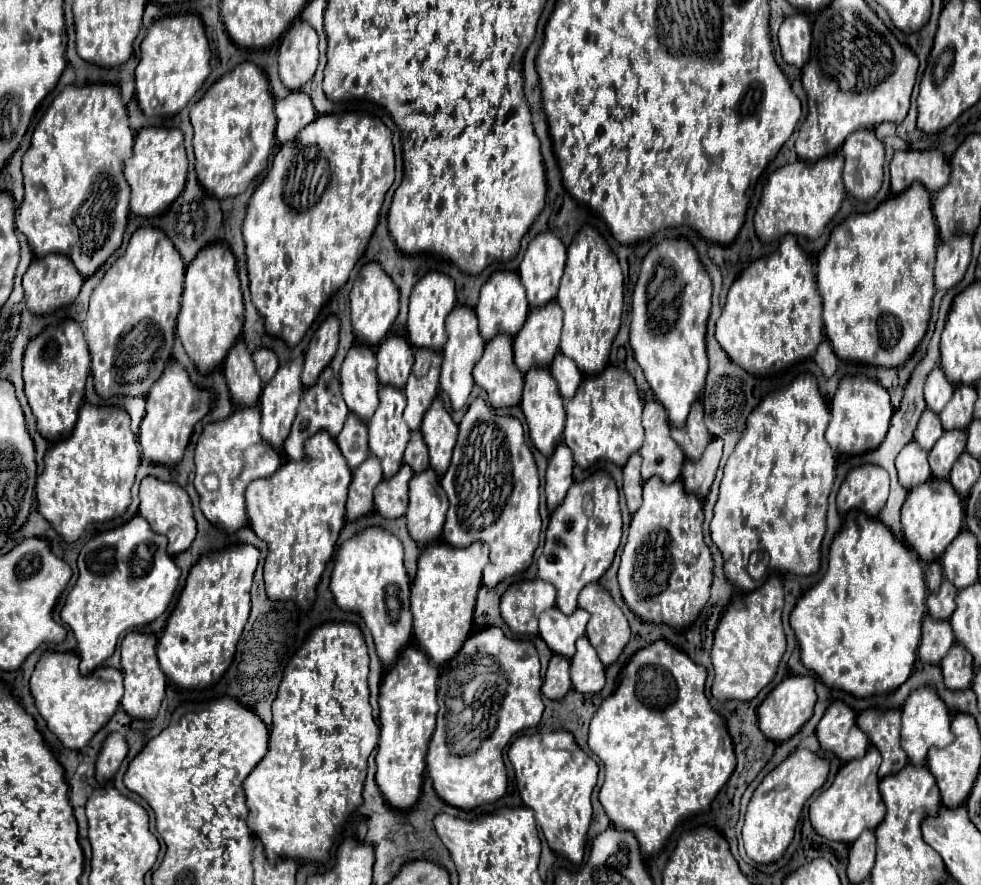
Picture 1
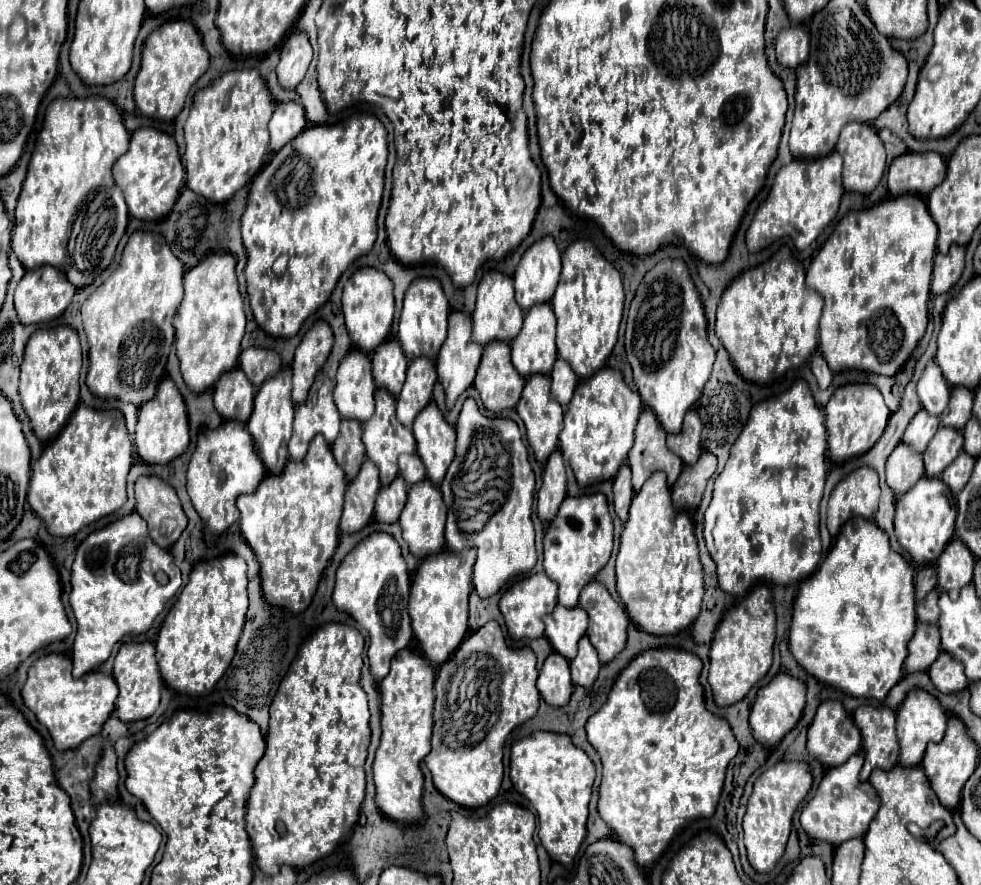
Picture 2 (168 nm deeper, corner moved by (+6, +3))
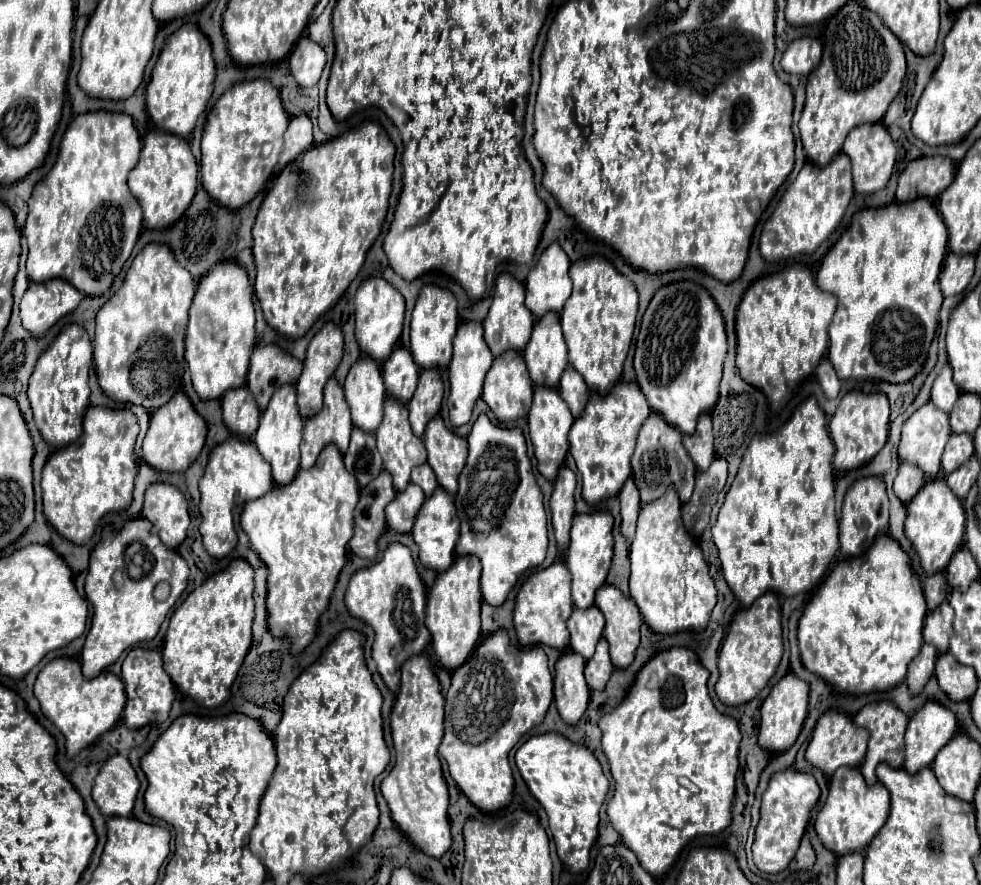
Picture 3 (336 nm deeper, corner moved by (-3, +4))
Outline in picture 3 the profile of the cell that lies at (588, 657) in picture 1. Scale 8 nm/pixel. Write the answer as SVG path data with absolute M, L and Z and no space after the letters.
M602 637L598 641L598 647L596 647L596 653L592 659L586 661L586 681L590 685L592 691L602 691L610 679L614 671L614 665L610 661L610 653L608 653L608 641Z

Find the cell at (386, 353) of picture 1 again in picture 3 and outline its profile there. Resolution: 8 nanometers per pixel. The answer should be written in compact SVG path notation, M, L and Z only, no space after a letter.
M396 347L396 351L392 351L392 355L388 357L388 363L382 365L382 375L388 397L408 403L408 399L412 399L416 391L420 369L408 349Z

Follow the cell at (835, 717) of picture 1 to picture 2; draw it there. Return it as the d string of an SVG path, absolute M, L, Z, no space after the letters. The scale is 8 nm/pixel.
M825 700L809 726L807 750L823 766L841 766L861 750L861 734L837 700Z

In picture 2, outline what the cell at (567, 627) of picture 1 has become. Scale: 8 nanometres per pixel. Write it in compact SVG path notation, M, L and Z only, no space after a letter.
M561 604L555 606L551 614L545 616L545 638L549 644L565 656L567 660L575 658L577 642L585 636L587 630L587 612L581 606L563 608Z

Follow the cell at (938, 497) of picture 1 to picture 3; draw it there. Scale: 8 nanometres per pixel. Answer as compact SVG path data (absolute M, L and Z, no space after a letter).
M946 479L928 481L918 495L908 503L908 519L906 519L906 535L912 541L920 557L920 565L928 575L942 573L950 561L950 557L960 549L964 537L964 509L958 497L946 485Z

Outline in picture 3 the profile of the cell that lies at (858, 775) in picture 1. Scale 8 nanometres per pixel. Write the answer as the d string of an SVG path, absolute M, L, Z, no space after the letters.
M838 769L830 781L830 793L824 807L816 815L814 829L818 839L832 853L848 855L848 853L864 853L876 833L882 829L884 821L890 813L890 795L882 783L868 787L858 769Z

